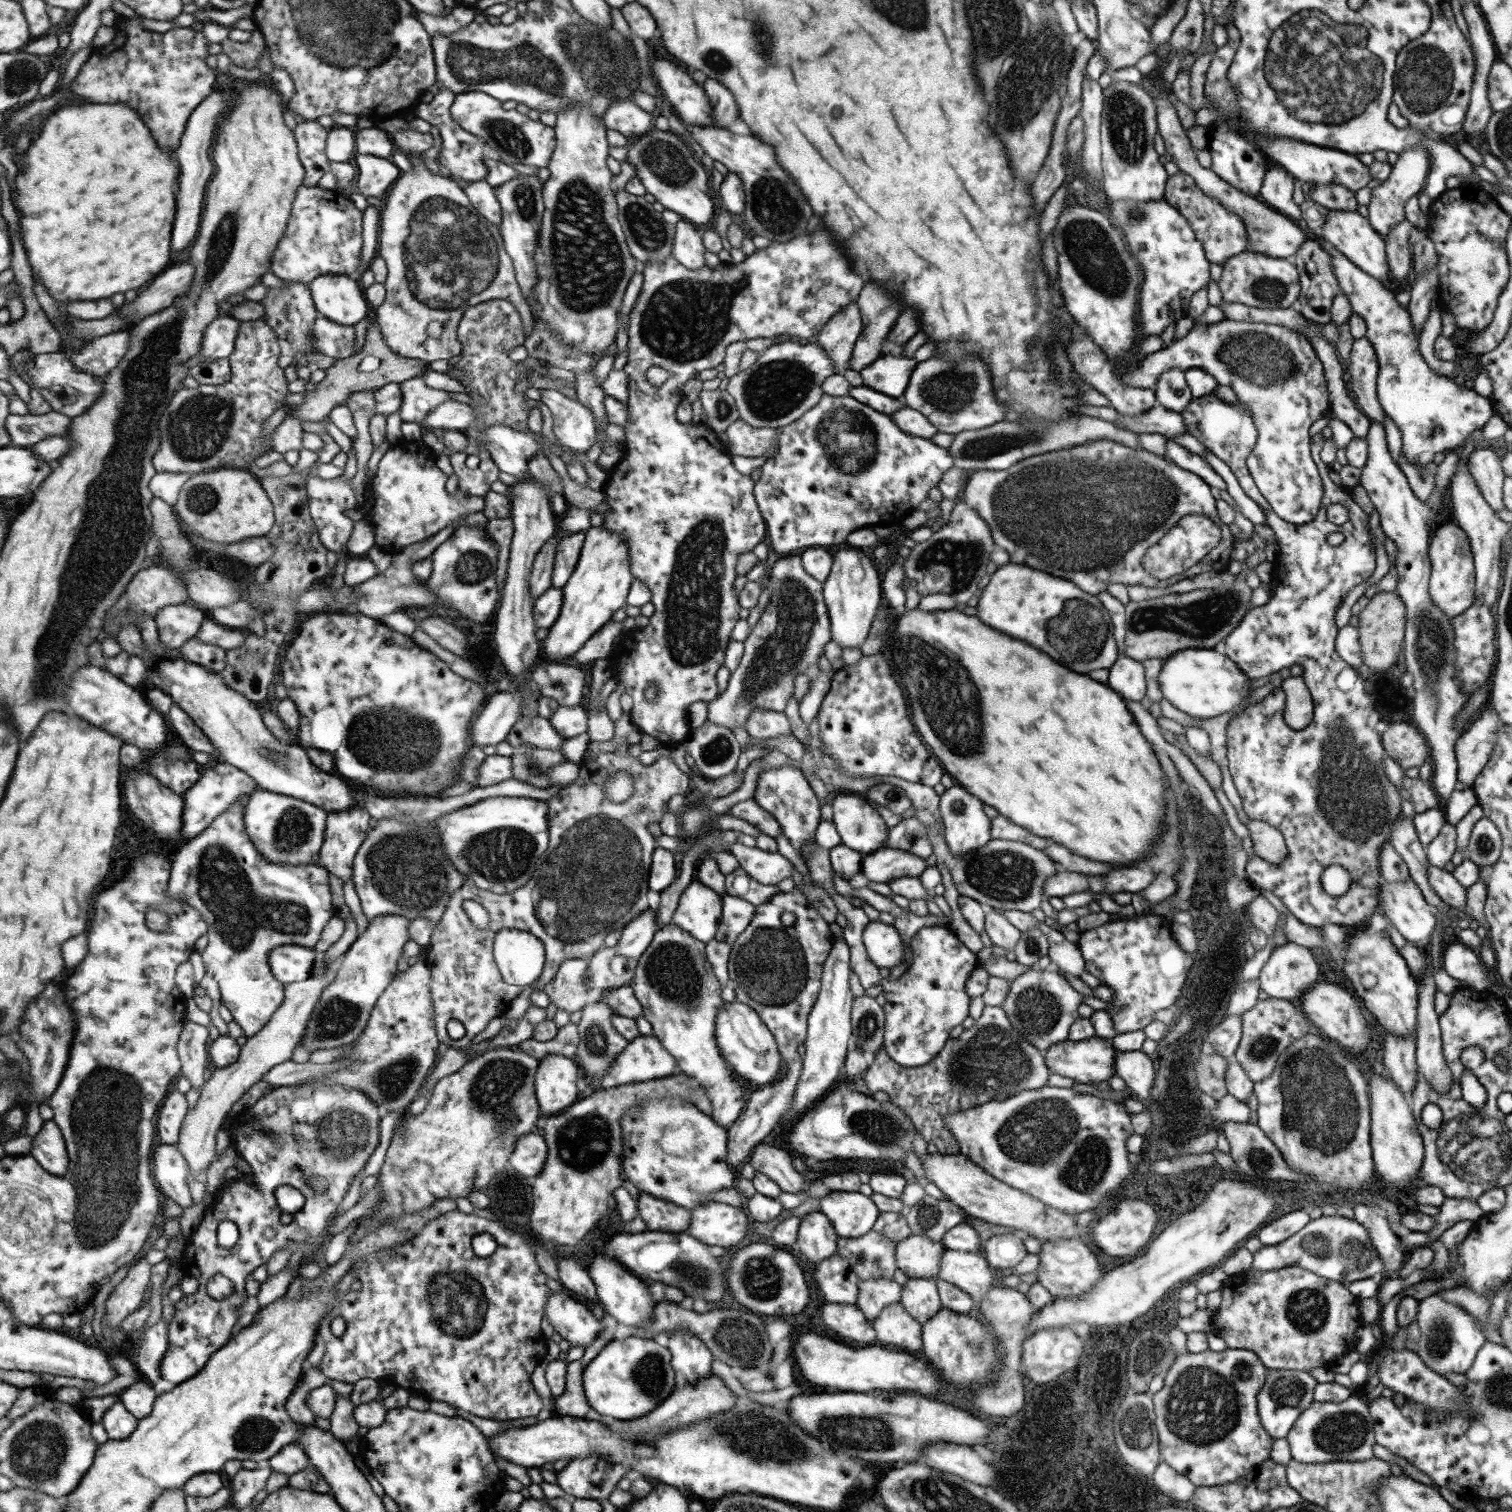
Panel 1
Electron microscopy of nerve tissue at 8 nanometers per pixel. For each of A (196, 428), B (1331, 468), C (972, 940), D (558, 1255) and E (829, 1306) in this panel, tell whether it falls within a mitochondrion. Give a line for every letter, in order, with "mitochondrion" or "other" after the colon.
A: mitochondrion
B: other
C: other
D: other
E: other

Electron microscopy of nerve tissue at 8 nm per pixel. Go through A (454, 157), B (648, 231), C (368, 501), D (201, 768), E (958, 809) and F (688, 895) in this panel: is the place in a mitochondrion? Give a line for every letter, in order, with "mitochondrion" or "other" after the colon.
A: other
B: mitochondrion
C: other
D: other
E: other
F: other

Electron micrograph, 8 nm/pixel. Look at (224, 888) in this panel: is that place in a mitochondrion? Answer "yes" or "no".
yes

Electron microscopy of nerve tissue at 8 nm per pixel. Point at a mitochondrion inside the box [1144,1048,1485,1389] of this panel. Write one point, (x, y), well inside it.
(1348, 1253)

